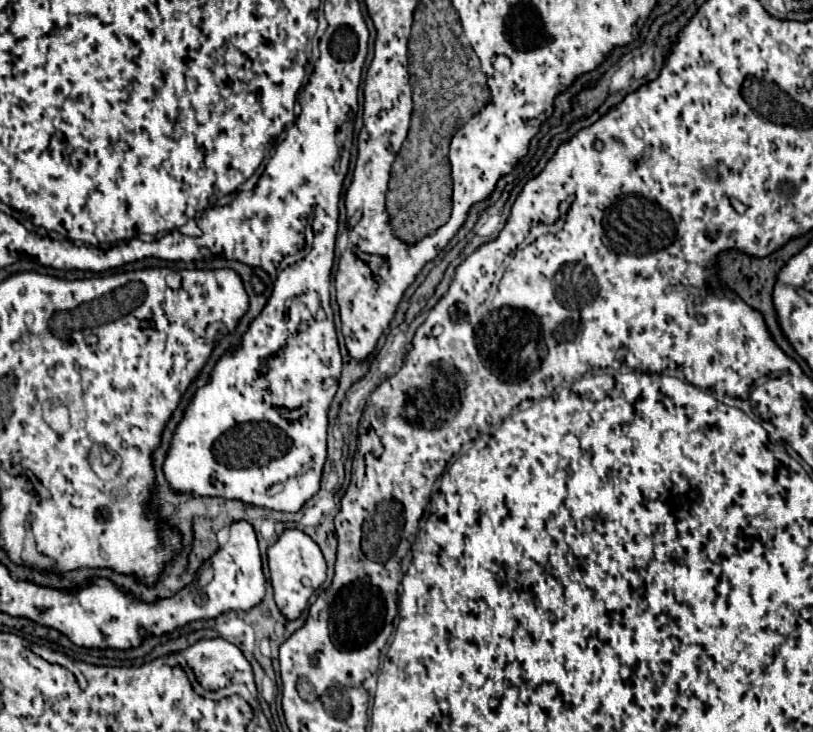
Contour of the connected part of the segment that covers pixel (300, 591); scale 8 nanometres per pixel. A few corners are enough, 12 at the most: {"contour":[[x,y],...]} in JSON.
{"contour":[[285,529],[267,549],[275,603],[297,619],[325,581],[319,545]]}

